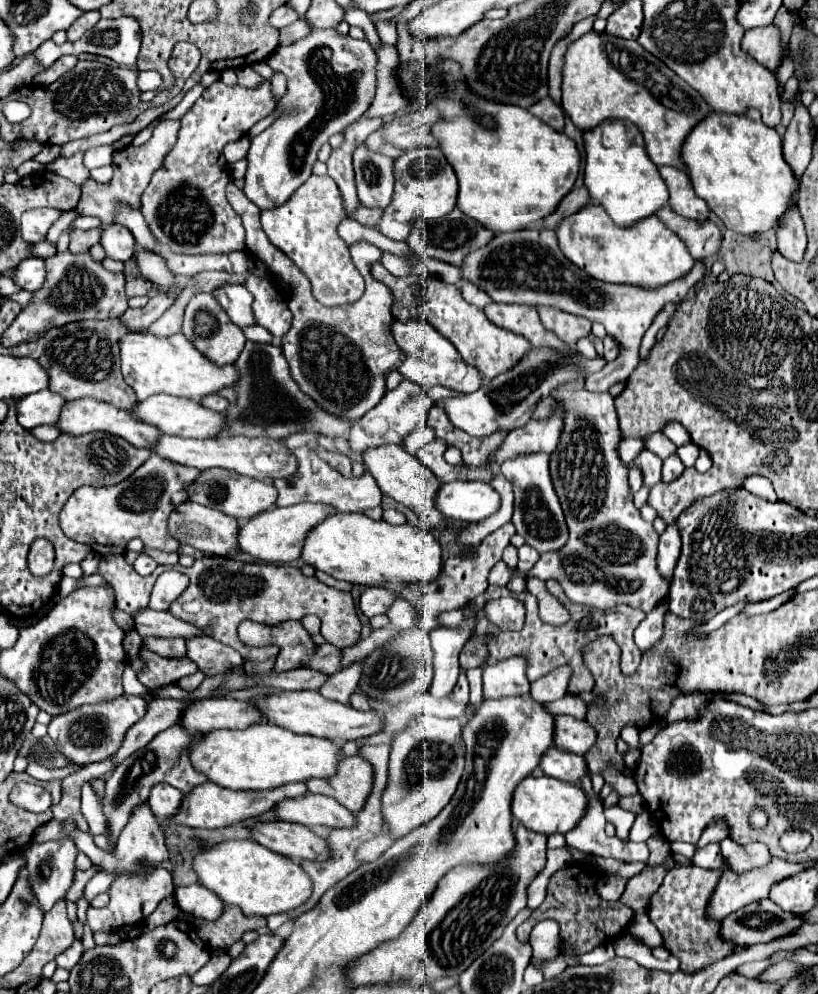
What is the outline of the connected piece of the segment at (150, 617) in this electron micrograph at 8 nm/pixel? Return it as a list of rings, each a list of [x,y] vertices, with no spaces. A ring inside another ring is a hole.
[[[146,607],[144,611],[136,611],[134,629],[142,637],[154,635],[154,637],[184,637],[184,639],[190,639],[194,635],[204,635],[204,631],[200,631],[192,623],[180,621],[180,619],[172,617],[168,611],[162,611],[162,613],[152,611],[150,607]]]

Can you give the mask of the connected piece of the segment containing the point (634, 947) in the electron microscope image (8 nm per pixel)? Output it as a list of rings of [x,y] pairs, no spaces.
[[[628,932],[620,933],[618,937],[612,939],[611,944],[614,947],[616,956],[633,958],[639,965],[646,969],[668,971],[674,973],[680,969],[680,959],[670,955],[666,961],[656,959],[650,955],[649,947],[641,944]]]

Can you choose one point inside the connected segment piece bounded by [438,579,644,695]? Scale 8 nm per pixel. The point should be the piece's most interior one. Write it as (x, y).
(545, 647)

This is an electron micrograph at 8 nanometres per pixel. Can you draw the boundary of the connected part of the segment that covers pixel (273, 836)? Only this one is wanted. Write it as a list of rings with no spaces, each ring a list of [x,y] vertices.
[[[258,821],[252,827],[252,839],[280,855],[298,861],[318,861],[328,857],[328,845],[308,827],[288,821]]]

